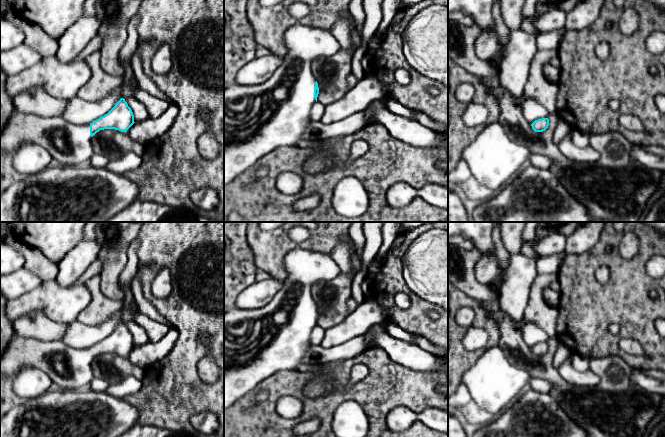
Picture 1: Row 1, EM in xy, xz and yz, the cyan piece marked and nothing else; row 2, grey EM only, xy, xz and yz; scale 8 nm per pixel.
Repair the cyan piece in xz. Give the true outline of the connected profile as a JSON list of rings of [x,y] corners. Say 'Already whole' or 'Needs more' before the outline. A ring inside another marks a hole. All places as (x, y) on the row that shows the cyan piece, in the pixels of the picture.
Needs more. [[[294,25],[287,29],[284,40],[288,51],[282,57],[282,64],[267,81],[260,85],[235,83],[224,88],[224,186],[272,150],[296,146],[299,140],[327,140],[352,135],[366,125],[362,112],[331,123],[311,119],[310,110],[317,102],[319,94],[318,83],[312,73],[311,65],[314,60],[332,57],[341,50],[341,45],[331,30]]]

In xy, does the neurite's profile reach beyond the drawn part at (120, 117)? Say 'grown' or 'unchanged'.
grown

